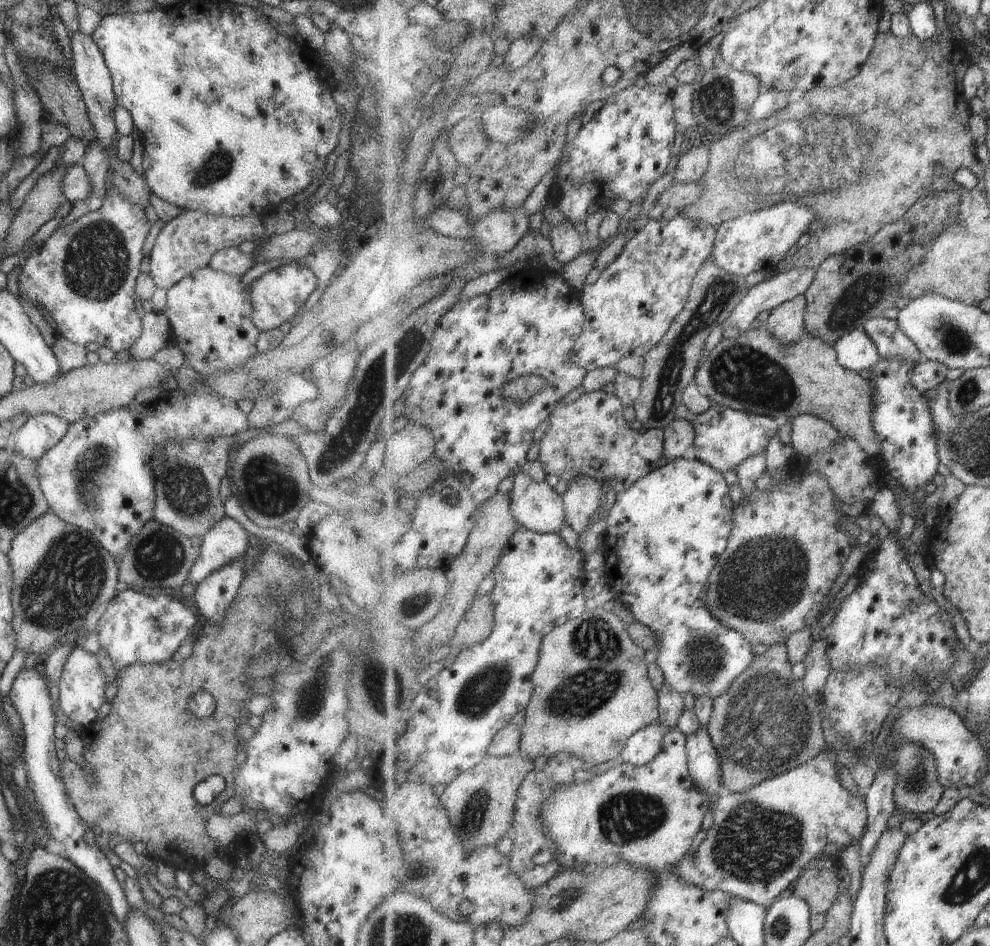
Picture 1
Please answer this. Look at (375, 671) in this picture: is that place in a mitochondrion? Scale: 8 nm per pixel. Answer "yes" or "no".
yes

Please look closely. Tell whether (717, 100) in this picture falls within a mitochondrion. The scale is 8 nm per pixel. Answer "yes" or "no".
yes

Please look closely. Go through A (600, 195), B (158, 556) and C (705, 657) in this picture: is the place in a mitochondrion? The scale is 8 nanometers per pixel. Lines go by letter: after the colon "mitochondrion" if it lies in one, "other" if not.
A: other
B: mitochondrion
C: mitochondrion

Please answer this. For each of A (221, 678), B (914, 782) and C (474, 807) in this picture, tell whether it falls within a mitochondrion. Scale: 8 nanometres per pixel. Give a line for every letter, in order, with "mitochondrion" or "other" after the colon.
A: other
B: mitochondrion
C: mitochondrion

